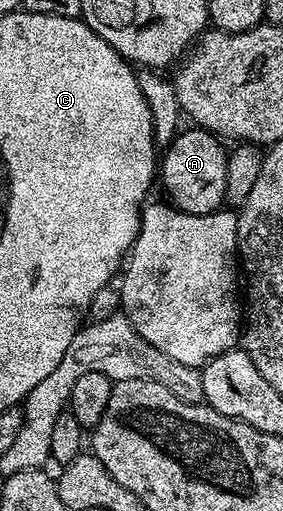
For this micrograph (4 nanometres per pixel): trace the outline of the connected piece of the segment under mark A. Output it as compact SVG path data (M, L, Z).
M181 130L168 144L158 163L158 179L164 182L167 202L173 207L190 214L208 215L221 210L224 203L228 151L209 131L191 130Z

